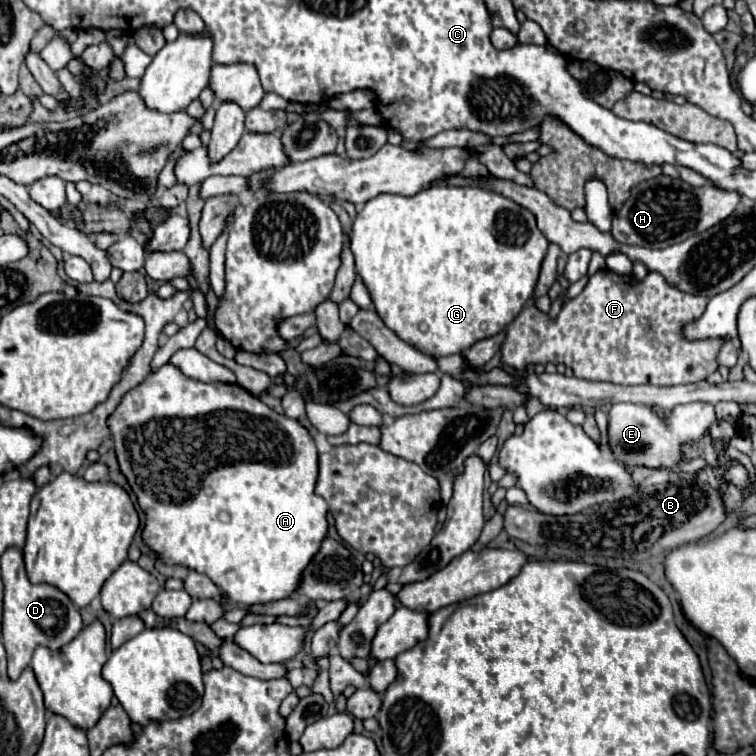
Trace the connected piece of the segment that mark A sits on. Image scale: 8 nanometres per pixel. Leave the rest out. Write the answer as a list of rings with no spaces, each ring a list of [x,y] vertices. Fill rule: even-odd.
[[[164,364],[162,368],[152,372],[142,384],[138,384],[134,390],[128,390],[122,402],[118,404],[118,408],[108,416],[106,422],[114,440],[114,450],[116,450],[120,472],[124,474],[130,488],[134,490],[138,504],[146,516],[146,524],[142,528],[142,540],[152,552],[160,556],[162,562],[170,566],[174,564],[186,566],[190,570],[210,576],[210,580],[232,602],[244,604],[244,606],[272,602],[272,600],[280,600],[280,598],[294,594],[294,590],[298,588],[298,574],[302,574],[302,570],[306,568],[306,562],[310,562],[310,558],[318,552],[318,546],[328,530],[328,524],[326,524],[328,502],[314,492],[316,478],[318,478],[318,450],[310,432],[298,420],[292,420],[284,414],[274,412],[260,398],[252,396],[248,390],[244,390],[238,384],[200,382],[182,374],[180,368],[172,364]]]

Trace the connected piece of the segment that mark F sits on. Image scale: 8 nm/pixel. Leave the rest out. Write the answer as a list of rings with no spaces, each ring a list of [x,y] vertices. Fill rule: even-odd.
[[[602,268],[602,270],[598,270],[596,274],[592,274],[592,276],[588,278],[588,284],[584,286],[584,290],[582,290],[574,300],[568,300],[568,302],[562,306],[562,310],[560,310],[560,314],[558,314],[556,322],[550,322],[550,318],[548,318],[546,314],[542,314],[540,310],[536,310],[536,306],[530,306],[530,304],[528,304],[528,306],[516,316],[516,320],[508,326],[508,334],[506,334],[506,340],[504,340],[502,350],[500,350],[500,352],[502,352],[502,362],[508,364],[508,366],[512,366],[514,370],[522,370],[522,368],[528,366],[530,362],[534,362],[534,364],[538,364],[538,362],[540,362],[540,364],[564,362],[566,366],[570,366],[570,368],[574,370],[574,376],[576,376],[576,378],[586,378],[586,380],[594,380],[594,382],[612,382],[612,384],[624,384],[624,386],[628,386],[628,384],[654,384],[654,386],[694,384],[694,382],[706,380],[710,374],[714,374],[714,372],[718,370],[716,356],[718,356],[722,344],[726,342],[726,338],[688,340],[688,338],[684,336],[684,326],[690,324],[690,322],[694,322],[694,320],[698,320],[698,318],[704,314],[706,306],[708,306],[708,298],[706,298],[706,296],[686,294],[686,292],[682,292],[682,290],[670,286],[670,284],[666,282],[666,278],[664,278],[660,272],[654,272],[654,270],[652,270],[652,272],[646,274],[644,280],[636,280],[634,276],[620,276],[620,274],[616,274],[616,272],[608,270],[608,268]]]

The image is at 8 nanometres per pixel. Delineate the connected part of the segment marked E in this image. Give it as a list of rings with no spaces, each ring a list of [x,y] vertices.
[[[692,402],[672,408],[666,422],[658,420],[644,404],[614,404],[610,410],[608,442],[614,452],[614,460],[624,466],[676,466],[680,462],[680,450],[686,442],[702,438],[704,430],[716,422],[714,406],[706,402]]]

